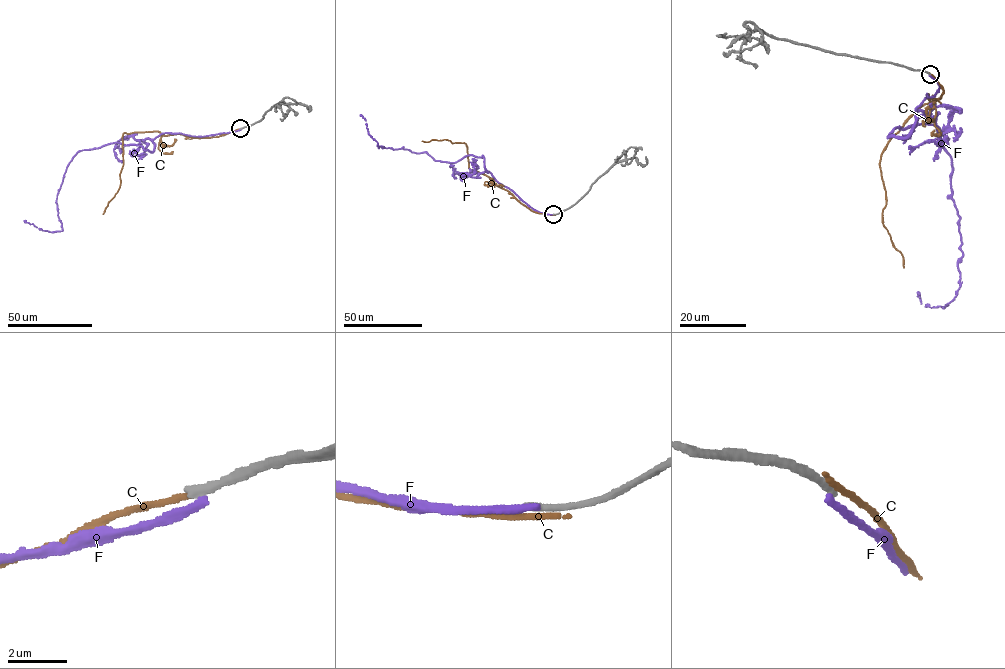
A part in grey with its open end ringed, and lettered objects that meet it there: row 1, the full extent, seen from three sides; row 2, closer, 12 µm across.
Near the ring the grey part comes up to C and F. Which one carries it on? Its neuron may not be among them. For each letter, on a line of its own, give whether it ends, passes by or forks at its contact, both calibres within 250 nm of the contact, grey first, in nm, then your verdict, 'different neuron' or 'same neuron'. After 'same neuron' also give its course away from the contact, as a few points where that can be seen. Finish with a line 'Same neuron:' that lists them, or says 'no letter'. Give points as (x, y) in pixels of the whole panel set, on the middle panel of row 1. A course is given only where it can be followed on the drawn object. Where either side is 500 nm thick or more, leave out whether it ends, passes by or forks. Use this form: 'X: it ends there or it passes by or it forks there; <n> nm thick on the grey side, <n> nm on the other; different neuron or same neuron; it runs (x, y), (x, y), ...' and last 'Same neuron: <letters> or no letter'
C: it ends there; 360 nm thick on the grey side, 240 nm on the other; different neuron
F: it ends there; 320 nm thick on the grey side, 280 nm on the other; different neuron
Same neuron: no letter

